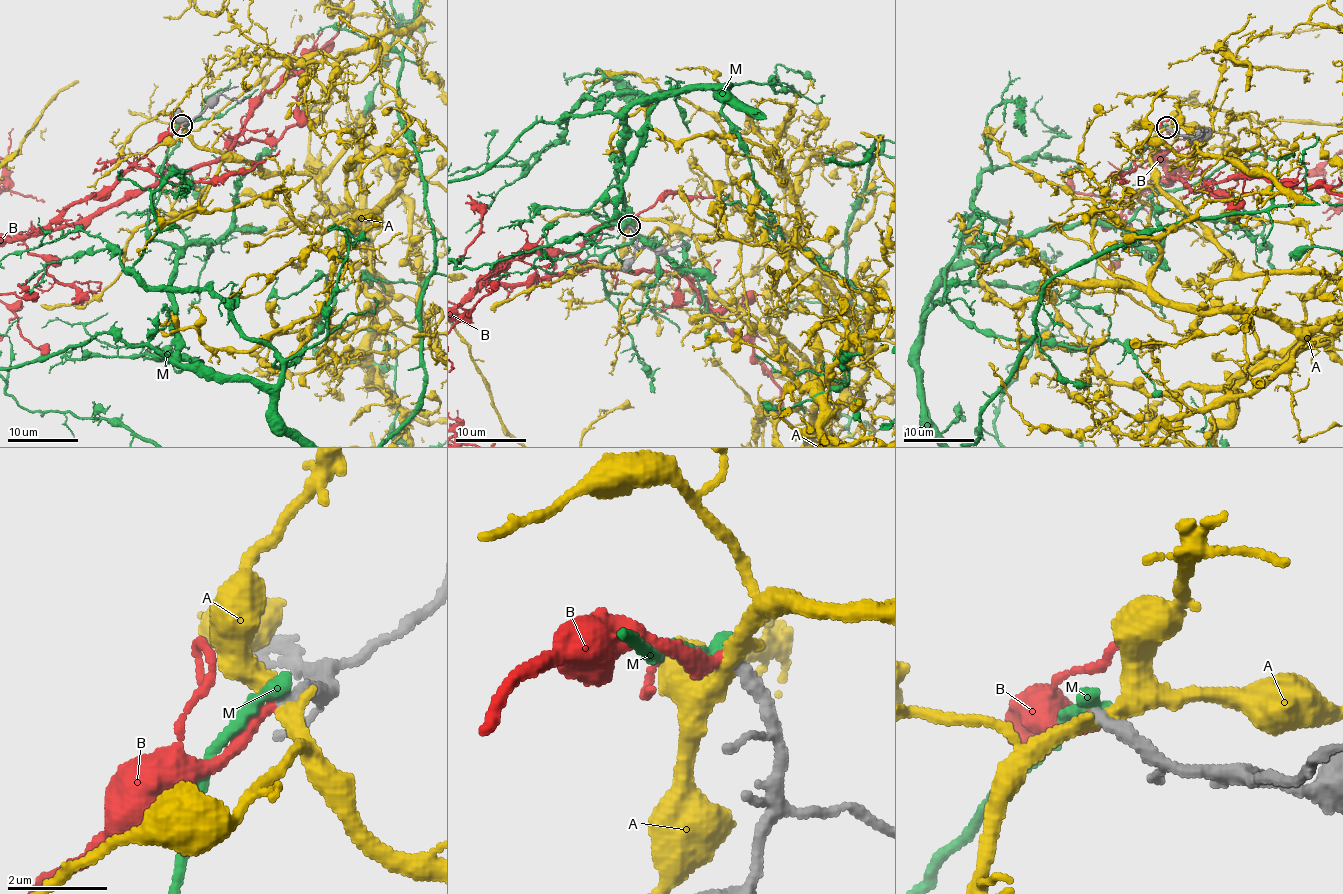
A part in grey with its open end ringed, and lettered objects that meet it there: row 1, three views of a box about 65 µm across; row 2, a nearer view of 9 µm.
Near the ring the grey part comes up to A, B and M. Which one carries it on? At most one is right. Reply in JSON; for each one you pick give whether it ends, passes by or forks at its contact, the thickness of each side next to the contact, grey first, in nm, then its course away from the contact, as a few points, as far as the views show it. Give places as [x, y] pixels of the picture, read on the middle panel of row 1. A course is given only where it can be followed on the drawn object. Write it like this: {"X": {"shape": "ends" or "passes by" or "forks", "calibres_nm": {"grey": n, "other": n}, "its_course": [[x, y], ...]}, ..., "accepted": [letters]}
{"B": {"shape": "ends", "calibres_nm": {"grey": 280, "other": 280}}, "accepted": ["B"]}

